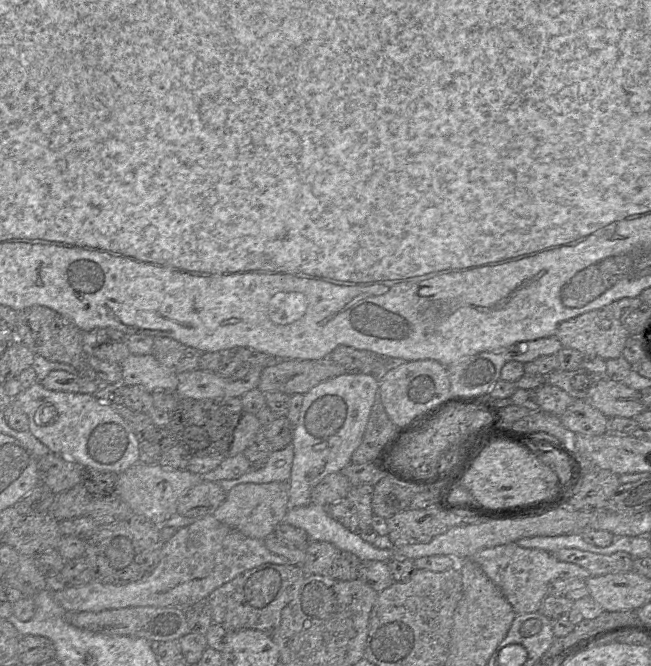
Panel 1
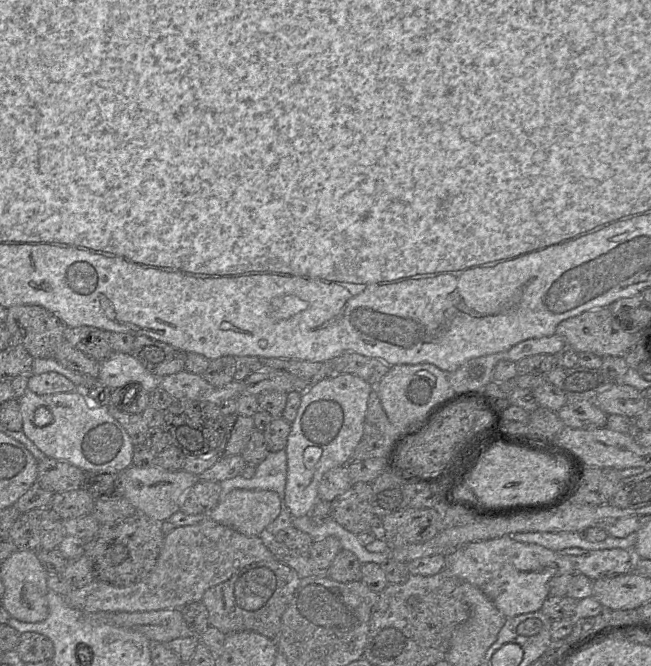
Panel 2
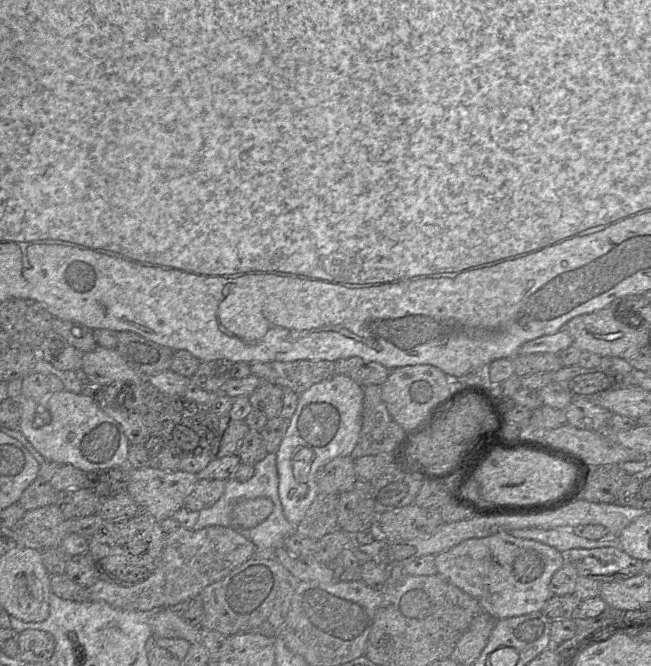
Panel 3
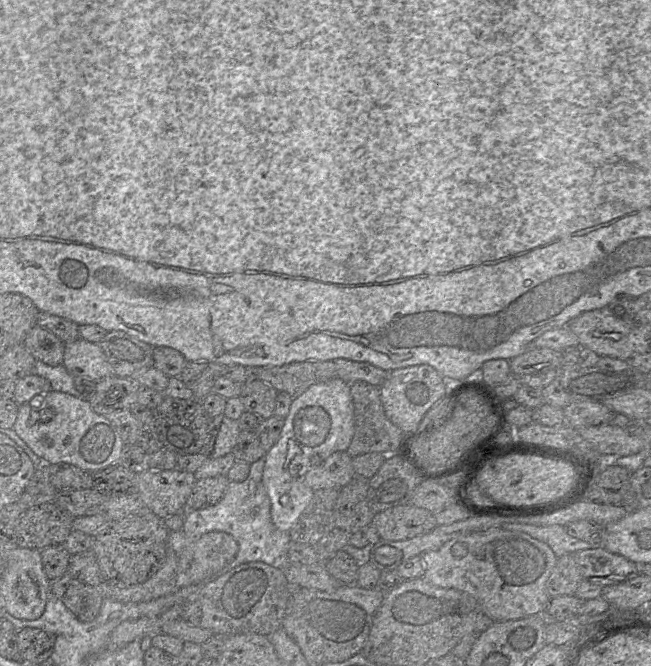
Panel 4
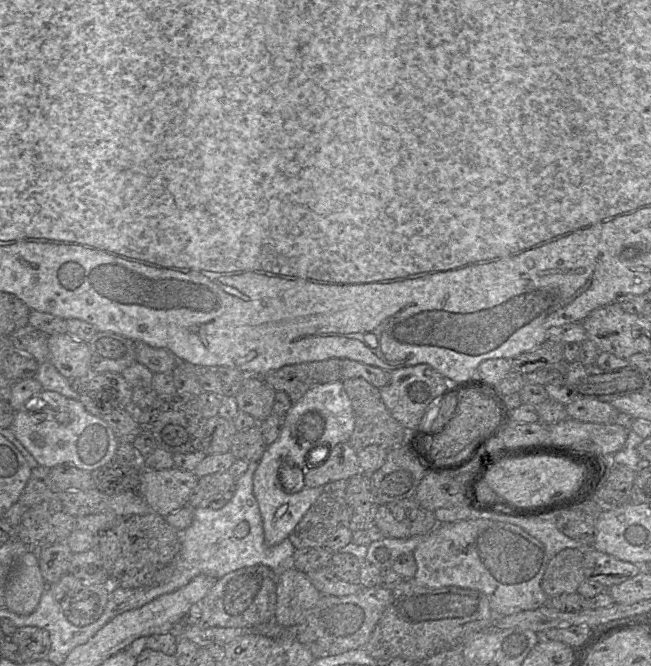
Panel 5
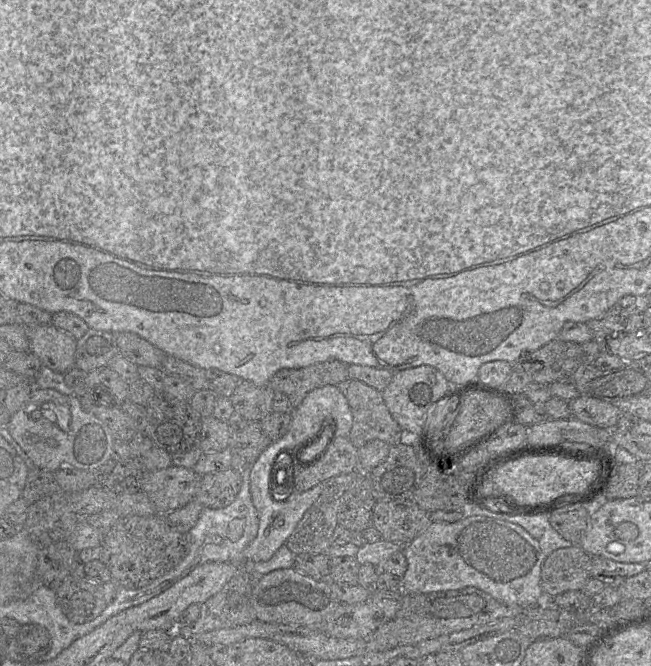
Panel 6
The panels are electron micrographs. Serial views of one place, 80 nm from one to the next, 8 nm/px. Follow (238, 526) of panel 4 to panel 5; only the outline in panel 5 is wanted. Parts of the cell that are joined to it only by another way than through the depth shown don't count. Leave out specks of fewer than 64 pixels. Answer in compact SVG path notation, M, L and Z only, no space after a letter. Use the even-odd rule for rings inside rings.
M249 462L247 470L236 479L235 492L225 506L220 509L194 509L191 524L181 532L180 550L167 565L169 582L162 589L163 594L176 591L198 575L221 578L229 572L258 564L279 572L293 567L292 555L295 548L288 538L274 546L265 543L263 521L253 490L253 478L257 467L258 462ZM242 521L248 523L248 533L242 538L236 538L234 528Z

